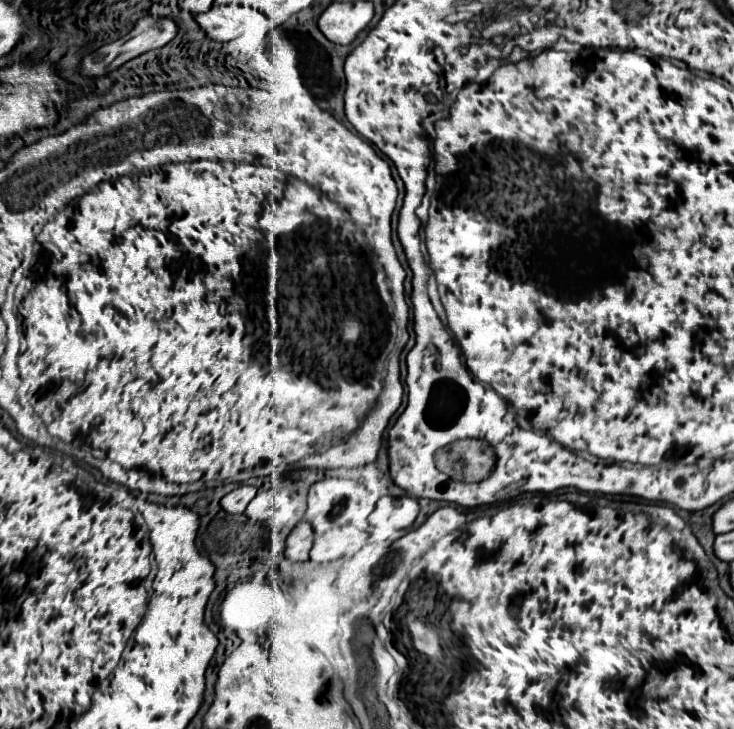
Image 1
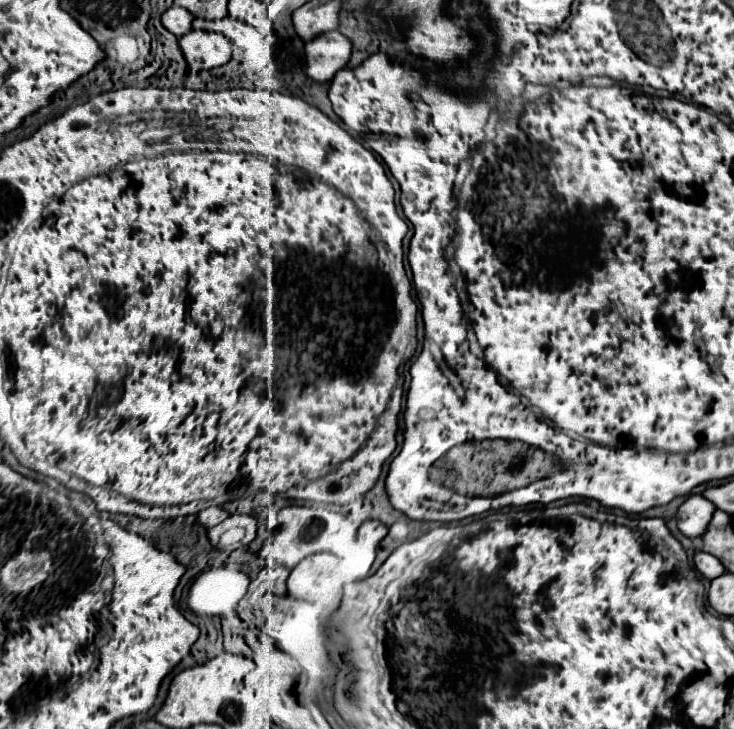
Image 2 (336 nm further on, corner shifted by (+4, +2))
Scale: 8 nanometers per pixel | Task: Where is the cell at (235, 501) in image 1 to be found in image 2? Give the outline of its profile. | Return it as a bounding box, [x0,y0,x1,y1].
[198,506,230,528]

